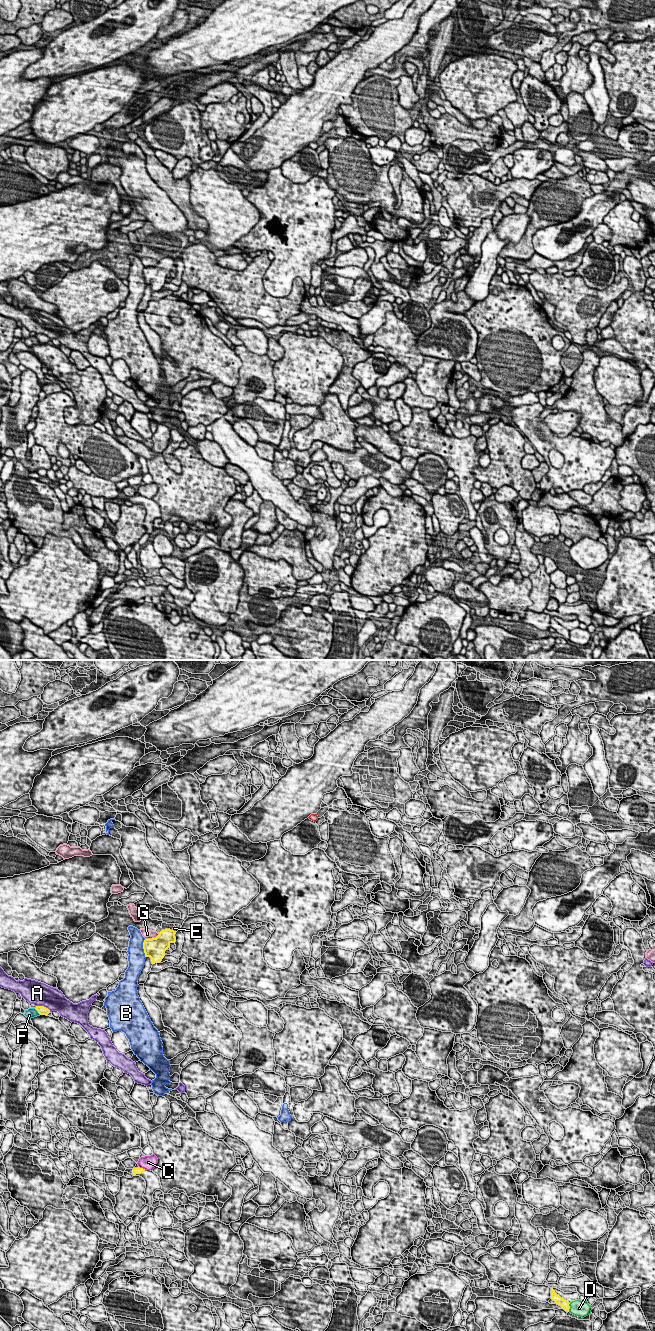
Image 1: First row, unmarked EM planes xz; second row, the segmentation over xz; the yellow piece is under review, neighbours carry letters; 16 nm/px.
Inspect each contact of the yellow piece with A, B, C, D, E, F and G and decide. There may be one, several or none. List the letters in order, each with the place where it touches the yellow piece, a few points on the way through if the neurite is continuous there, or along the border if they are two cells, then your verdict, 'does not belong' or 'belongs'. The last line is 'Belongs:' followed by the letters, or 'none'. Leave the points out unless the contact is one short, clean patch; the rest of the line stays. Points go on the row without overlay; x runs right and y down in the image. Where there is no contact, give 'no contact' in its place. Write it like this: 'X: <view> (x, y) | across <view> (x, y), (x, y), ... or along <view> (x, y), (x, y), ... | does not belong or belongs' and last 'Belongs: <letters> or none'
A: xz (43, 334) | does not belong
B: xz (143, 276) | does not belong
C: xz (142, 496) | does not belong
D: xz (569, 635) | does not belong
E: xz (173, 258) | along xz (173, 257), (175, 259) | does not belong
F: xz (37, 338) | does not belong
G: xz (152, 266) | does not belong
Belongs: none

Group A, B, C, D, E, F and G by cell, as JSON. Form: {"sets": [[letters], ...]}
{"sets": [["A"], ["B"], ["C"], ["D"], ["E"], ["F"], ["G"]]}

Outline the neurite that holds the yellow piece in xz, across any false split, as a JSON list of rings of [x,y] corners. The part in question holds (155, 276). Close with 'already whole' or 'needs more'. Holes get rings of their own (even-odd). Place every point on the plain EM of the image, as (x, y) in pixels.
[[[165,257],[156,266],[145,267],[143,270],[145,285],[150,285],[152,292],[160,291],[170,272],[176,270],[175,262],[176,259]]]; already whole

